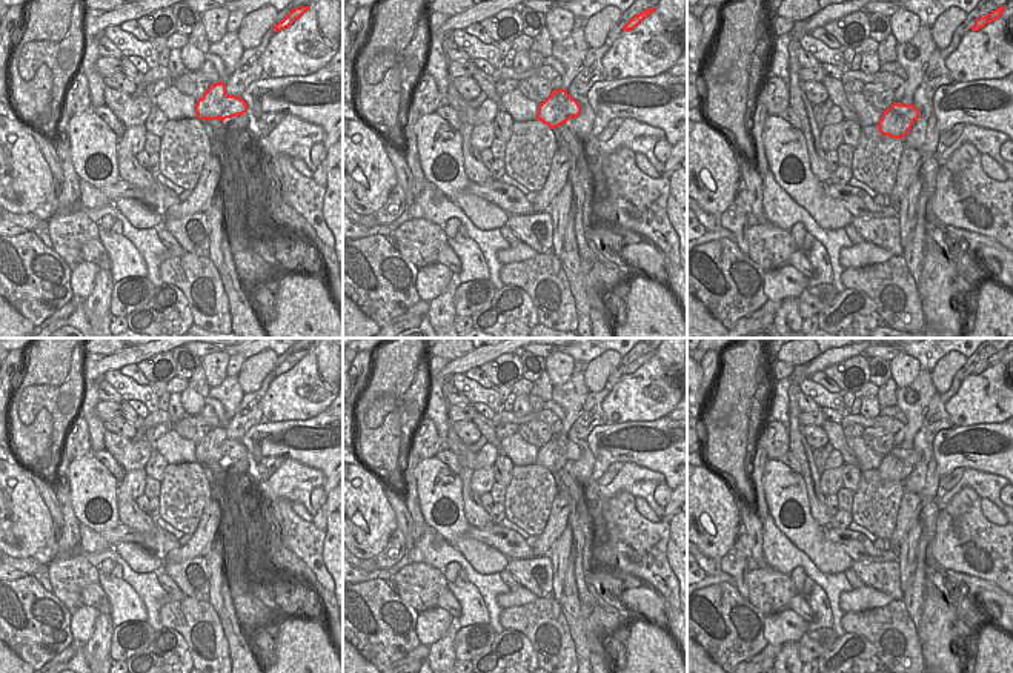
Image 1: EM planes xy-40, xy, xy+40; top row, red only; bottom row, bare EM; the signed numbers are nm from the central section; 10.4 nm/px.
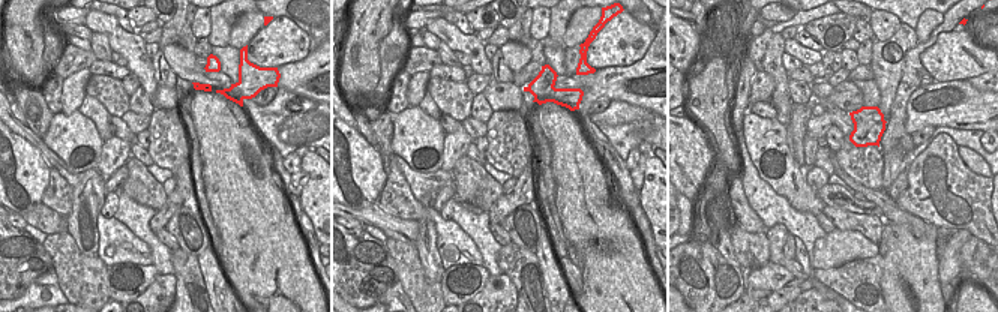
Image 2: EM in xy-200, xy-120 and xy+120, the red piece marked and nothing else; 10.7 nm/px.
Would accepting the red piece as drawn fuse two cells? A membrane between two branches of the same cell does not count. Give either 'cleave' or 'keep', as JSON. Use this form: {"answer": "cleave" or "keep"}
{"answer": "cleave"}

